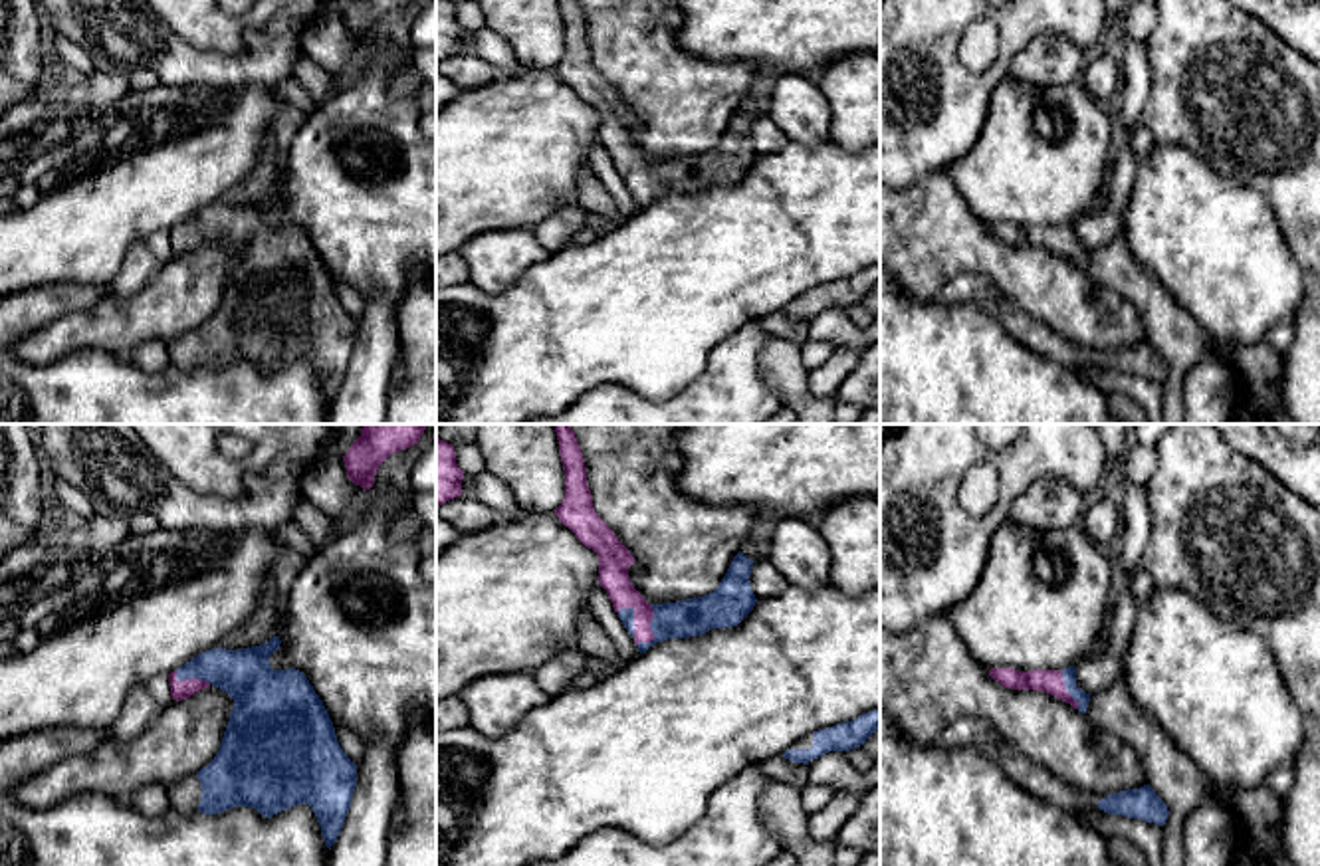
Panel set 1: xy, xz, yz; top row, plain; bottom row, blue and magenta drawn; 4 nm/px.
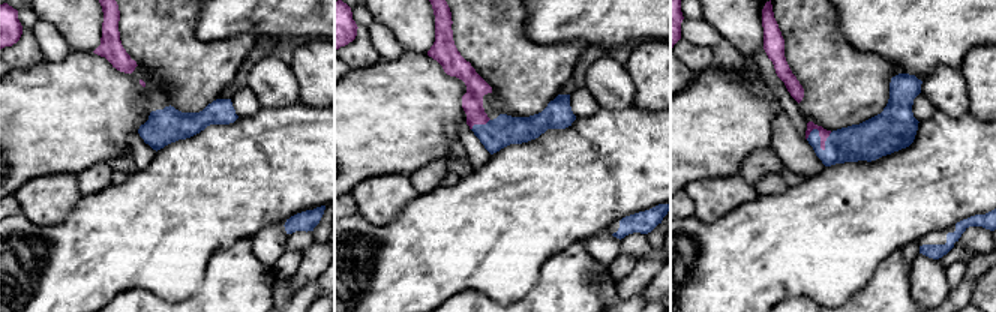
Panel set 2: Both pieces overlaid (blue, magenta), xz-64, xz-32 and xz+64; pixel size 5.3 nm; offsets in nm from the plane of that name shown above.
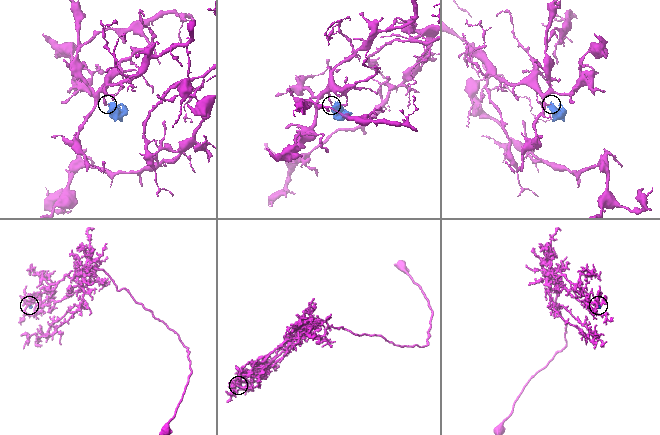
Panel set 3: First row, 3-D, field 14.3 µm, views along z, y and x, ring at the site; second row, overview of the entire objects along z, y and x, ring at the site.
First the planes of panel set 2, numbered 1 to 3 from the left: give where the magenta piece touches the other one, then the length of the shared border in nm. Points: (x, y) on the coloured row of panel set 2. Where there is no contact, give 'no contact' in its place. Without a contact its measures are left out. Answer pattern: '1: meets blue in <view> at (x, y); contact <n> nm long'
1: no contact
2: meets blue in xz-32 at (479, 125); contact 120 nm long
3: meets blue in xz+64 at (819, 141); contact 150 nm long

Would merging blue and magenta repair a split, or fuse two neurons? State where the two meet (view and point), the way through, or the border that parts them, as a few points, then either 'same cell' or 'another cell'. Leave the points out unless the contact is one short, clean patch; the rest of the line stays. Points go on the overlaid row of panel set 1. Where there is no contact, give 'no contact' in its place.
meets blue in xz at (653, 631); border along xz (651, 605), (653, 639), (637, 645); another cell

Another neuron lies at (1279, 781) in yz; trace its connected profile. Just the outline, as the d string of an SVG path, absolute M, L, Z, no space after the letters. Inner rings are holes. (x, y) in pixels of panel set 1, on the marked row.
M1278 767L1266 777L1266 787L1278 795L1280 799L1286 797L1294 783L1294 769L1290 767Z

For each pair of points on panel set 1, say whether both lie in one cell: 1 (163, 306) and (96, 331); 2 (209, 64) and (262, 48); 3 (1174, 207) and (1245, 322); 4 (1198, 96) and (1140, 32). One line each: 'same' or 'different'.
1: same
2: same
3: same
4: different

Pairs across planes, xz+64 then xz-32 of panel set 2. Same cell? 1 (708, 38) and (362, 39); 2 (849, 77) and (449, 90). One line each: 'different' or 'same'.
1: different
2: different

